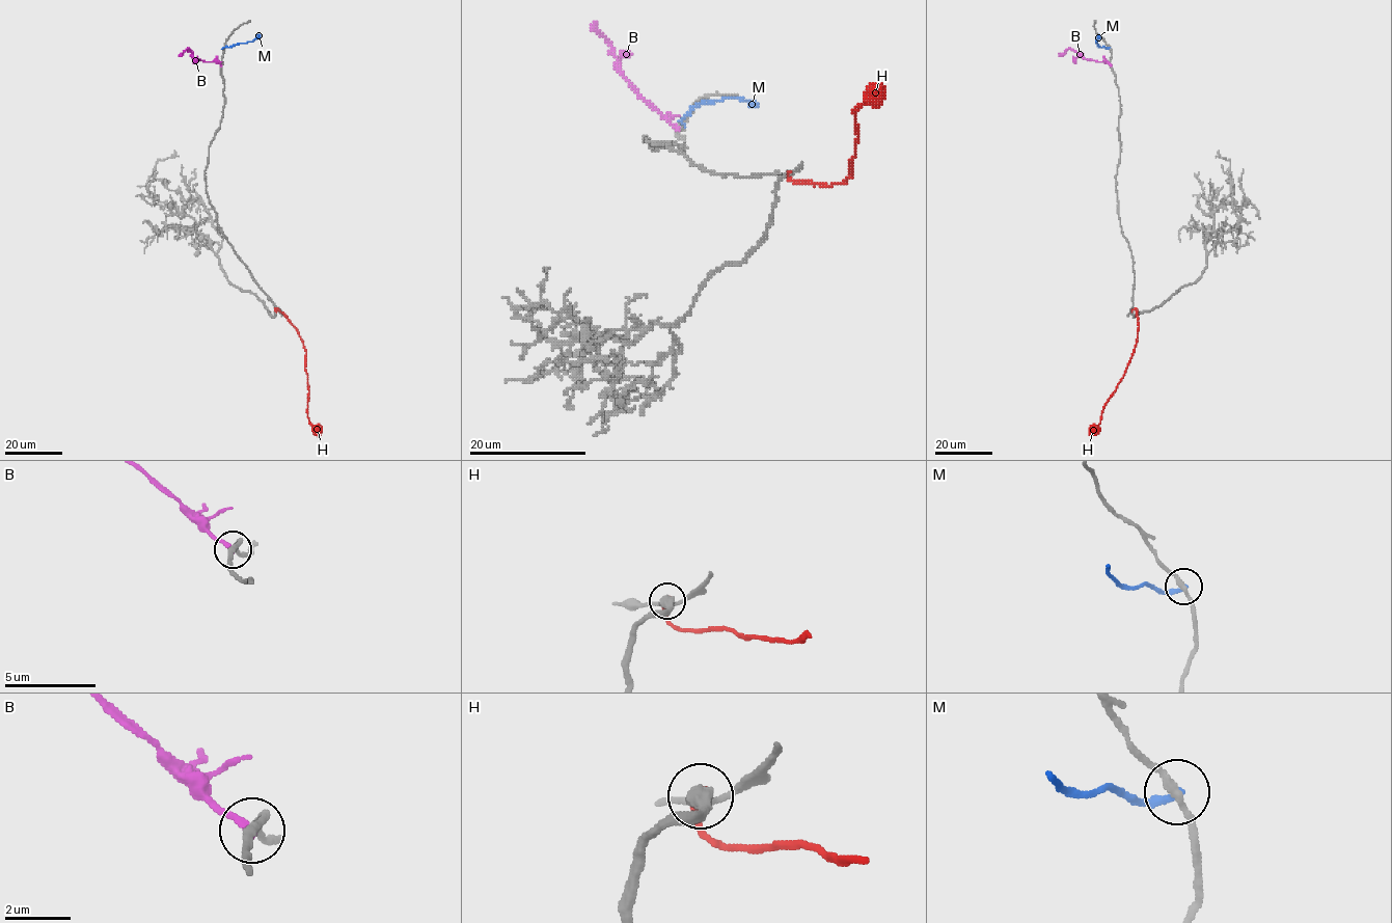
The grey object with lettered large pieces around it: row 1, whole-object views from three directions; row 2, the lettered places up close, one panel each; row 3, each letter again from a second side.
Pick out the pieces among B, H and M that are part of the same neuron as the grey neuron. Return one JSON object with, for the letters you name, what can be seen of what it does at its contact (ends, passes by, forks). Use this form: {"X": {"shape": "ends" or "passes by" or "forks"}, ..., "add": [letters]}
{"add": []}

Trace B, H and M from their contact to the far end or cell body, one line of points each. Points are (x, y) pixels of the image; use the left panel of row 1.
B: (221, 65), (215, 61), (195, 59), (188, 49), (180, 55)
H: (275, 310), (278, 309), (295, 327), (305, 351), (308, 422), (320, 434)
M: (224, 47), (252, 42), (261, 36)

